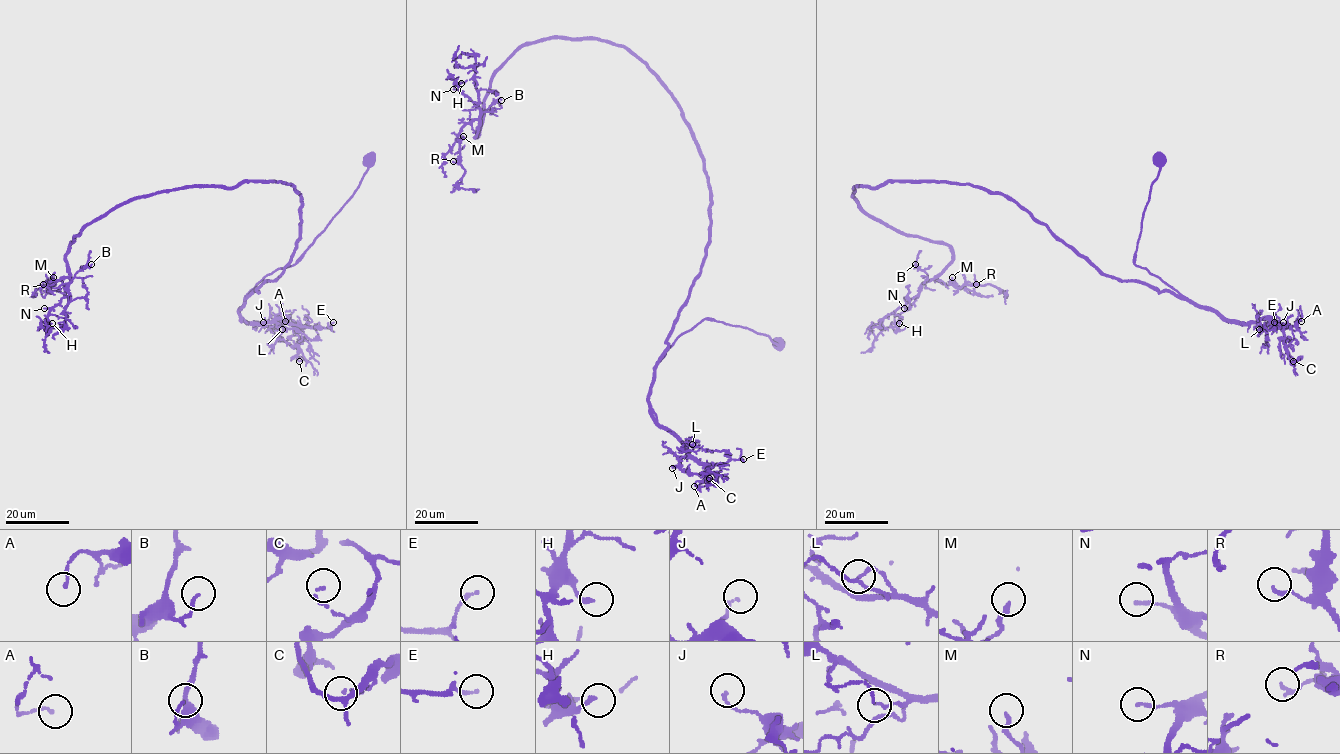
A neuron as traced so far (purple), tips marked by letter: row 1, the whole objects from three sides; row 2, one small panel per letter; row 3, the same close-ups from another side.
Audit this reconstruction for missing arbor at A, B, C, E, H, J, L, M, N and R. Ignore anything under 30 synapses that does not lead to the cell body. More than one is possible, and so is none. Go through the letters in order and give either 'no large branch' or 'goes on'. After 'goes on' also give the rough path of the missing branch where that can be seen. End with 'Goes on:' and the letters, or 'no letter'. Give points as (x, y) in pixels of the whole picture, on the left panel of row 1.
A: no large branch
B: no large branch
C: no large branch
E: no large branch
H: no large branch
J: no large branch
L: no large branch
M: no large branch
N: no large branch
R: no large branch
Goes on: no letter

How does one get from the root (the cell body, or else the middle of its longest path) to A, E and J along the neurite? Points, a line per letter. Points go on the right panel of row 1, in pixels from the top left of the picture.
A: (1161, 158), (1163, 164), (1144, 212), (1134, 264), (1231, 322), (1267, 319), (1298, 329), (1296, 320), (1301, 321)
E: (1161, 158), (1163, 164), (1144, 212), (1134, 264), (1231, 322), (1267, 319), (1280, 327), (1274, 328), (1274, 322)
J: (1161, 158), (1163, 164), (1144, 212), (1134, 264), (1231, 322), (1268, 319), (1274, 329), (1283, 322)

